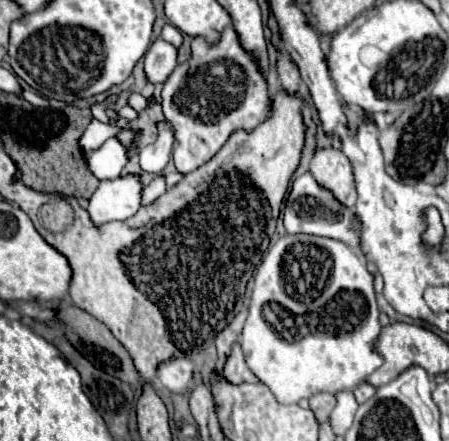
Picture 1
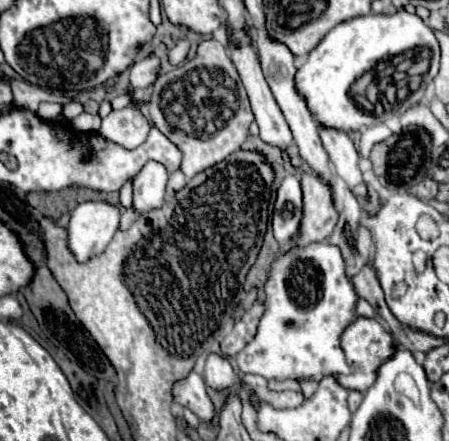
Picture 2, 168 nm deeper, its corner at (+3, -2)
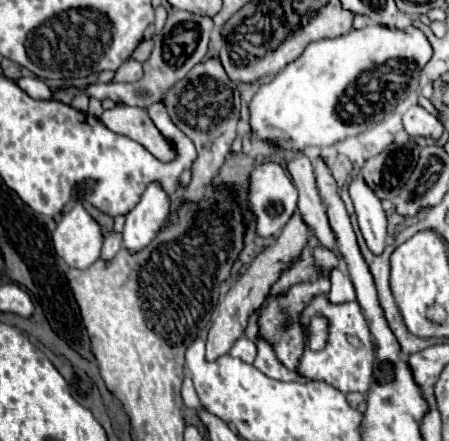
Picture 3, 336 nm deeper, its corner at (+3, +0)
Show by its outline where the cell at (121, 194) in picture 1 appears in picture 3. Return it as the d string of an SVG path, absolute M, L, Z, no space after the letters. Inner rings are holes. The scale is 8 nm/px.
M75 204L71 212L63 216L53 232L53 246L57 256L69 266L85 270L99 260L103 234L99 224L85 212L81 204Z

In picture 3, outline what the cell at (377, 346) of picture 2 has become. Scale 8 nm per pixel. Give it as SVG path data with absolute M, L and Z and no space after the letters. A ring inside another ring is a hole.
M317 294L305 304L305 308L299 316L299 324L301 324L301 330L303 330L303 336L305 336L305 340L303 340L305 348L303 348L303 354L299 358L299 366L297 366L299 376L303 376L307 380L323 380L343 394L347 394L347 392L363 392L363 394L369 392L371 362L373 362L373 340L371 340L367 320L365 320L357 300L333 304L333 302L329 302L327 294ZM313 316L323 316L329 322L329 336L327 336L323 350L311 350L309 342L307 342L307 326L309 326Z

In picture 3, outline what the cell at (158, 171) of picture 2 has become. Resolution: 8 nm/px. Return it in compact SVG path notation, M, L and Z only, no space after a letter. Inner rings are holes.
M149 184L139 204L133 208L133 212L129 212L129 216L125 216L125 228L121 232L123 248L129 250L129 254L137 254L149 246L165 226L167 216L169 196L165 196L157 184Z

